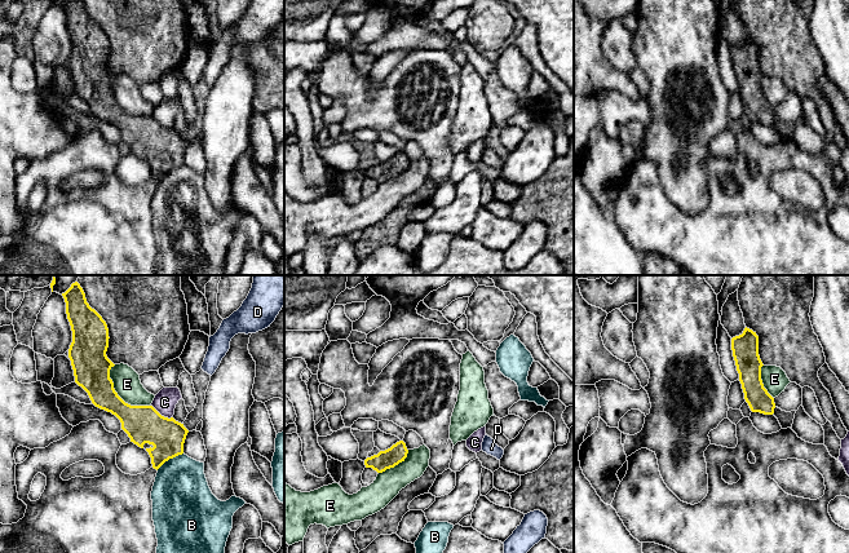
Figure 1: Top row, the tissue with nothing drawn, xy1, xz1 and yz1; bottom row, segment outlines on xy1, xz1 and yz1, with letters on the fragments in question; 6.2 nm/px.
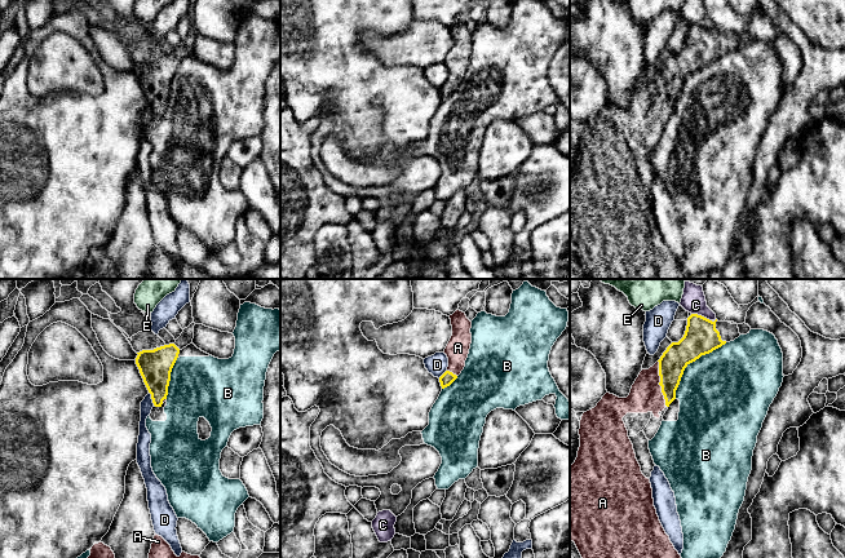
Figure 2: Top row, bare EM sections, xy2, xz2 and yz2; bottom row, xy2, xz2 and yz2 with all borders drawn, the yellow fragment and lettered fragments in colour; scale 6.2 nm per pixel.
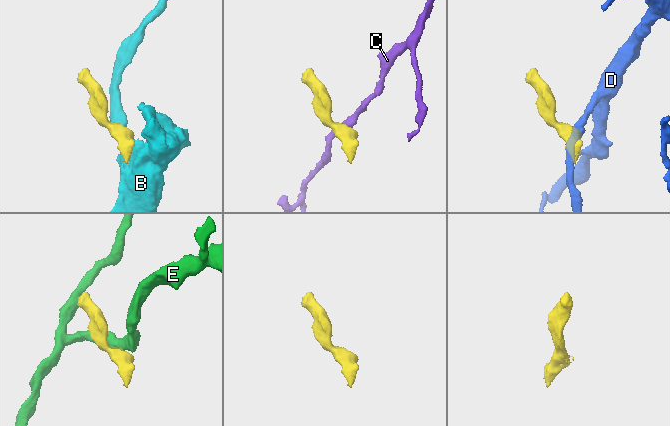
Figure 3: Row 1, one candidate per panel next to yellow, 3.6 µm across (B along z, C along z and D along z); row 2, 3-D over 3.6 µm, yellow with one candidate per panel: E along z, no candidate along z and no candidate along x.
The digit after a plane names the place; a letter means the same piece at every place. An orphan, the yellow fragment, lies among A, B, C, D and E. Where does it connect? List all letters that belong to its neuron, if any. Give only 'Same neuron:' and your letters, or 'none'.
Same neuron: A

